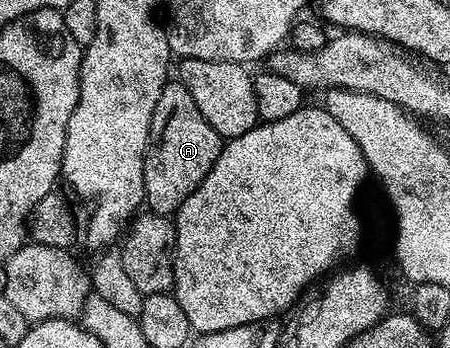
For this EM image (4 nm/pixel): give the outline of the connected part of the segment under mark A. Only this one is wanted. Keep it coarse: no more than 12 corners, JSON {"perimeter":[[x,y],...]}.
{"perimeter":[[189,89],[157,97],[143,197],[174,216],[205,181],[224,138]]}

